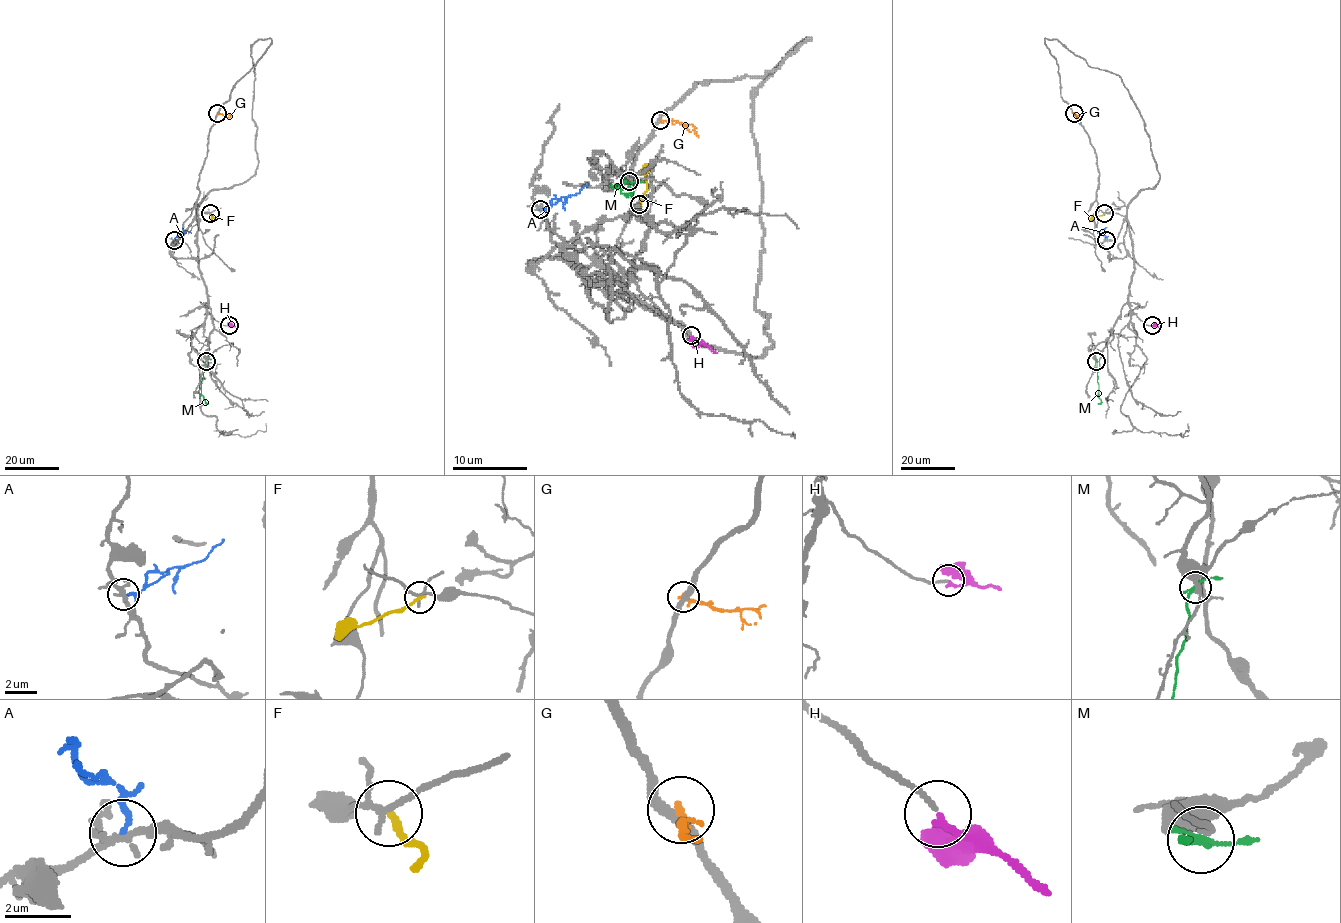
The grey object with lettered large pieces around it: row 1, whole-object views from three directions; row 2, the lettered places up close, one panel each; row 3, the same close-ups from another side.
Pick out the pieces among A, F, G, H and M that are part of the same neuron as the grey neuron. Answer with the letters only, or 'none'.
H

